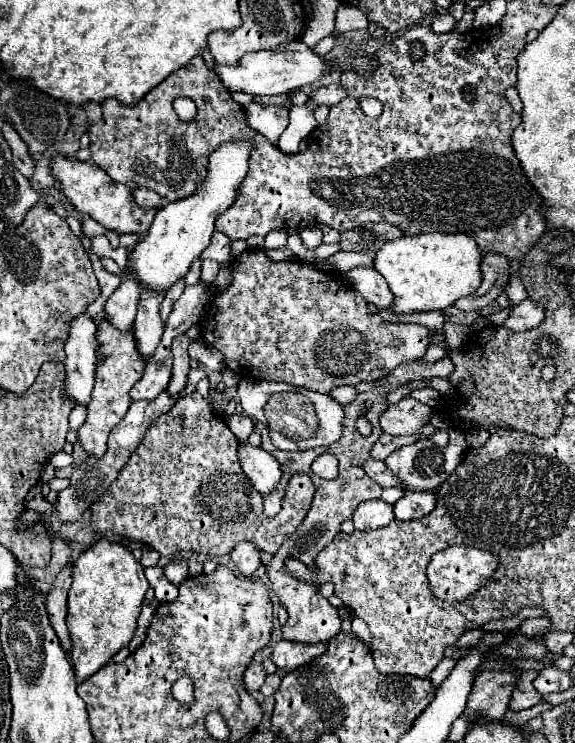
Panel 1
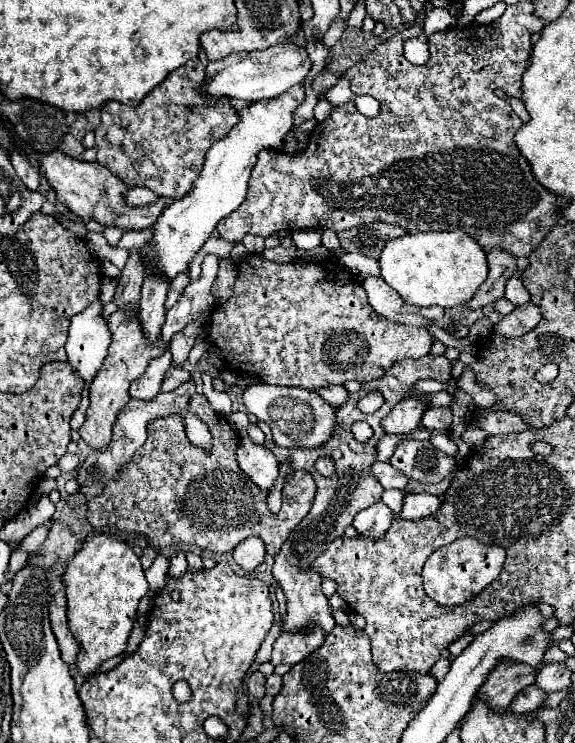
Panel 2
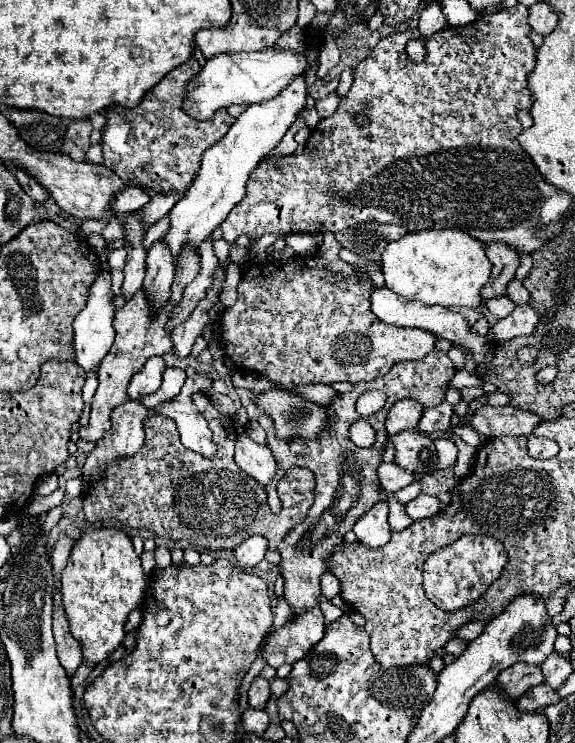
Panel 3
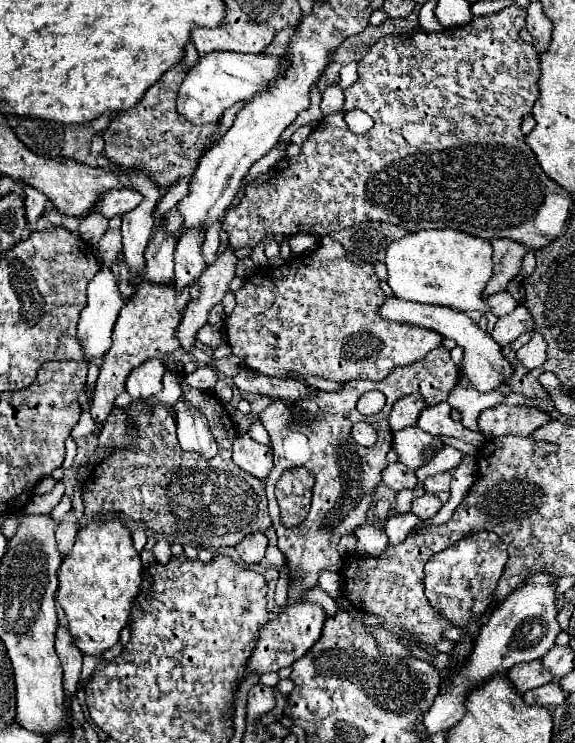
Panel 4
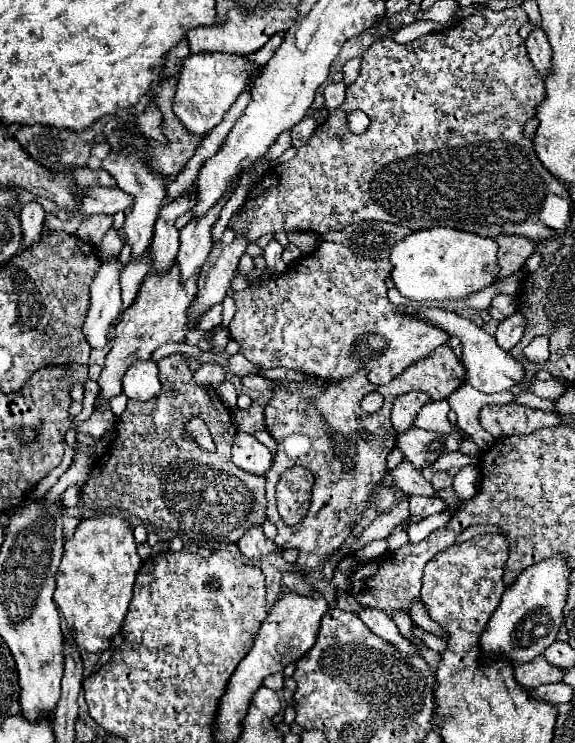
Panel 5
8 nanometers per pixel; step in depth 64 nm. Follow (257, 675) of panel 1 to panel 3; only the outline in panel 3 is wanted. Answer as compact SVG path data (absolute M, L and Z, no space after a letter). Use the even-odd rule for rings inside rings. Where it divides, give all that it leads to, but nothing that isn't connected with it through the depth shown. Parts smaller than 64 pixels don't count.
M260 676L260 678L254 680L254 684L252 684L250 692L248 692L248 702L250 702L252 708L262 710L266 706L268 698L270 698L270 682Z

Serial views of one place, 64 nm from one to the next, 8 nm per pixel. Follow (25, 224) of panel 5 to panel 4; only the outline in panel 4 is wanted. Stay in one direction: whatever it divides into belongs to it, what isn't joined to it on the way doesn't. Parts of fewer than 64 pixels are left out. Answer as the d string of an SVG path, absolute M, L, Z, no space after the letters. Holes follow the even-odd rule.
M18 184L26 190L26 200L24 200L24 208L26 208L26 220L28 220L28 230L34 232L38 218L44 214L46 210L46 196L42 192L34 192L34 188L28 188L26 184Z

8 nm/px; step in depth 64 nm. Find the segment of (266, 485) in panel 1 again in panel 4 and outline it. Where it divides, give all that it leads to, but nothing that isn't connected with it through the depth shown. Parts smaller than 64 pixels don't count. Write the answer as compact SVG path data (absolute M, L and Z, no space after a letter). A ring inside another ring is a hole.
M242 432L234 438L232 460L248 474L258 476L260 480L266 480L268 472L272 470L272 448L254 442L250 434Z

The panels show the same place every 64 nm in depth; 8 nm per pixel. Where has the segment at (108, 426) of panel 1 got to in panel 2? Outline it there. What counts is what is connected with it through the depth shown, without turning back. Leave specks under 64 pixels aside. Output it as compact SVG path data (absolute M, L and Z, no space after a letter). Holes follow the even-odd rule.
M116 310L108 318L108 324L110 324L110 330L112 330L112 344L108 348L108 356L106 356L100 372L96 374L96 378L92 382L86 422L78 430L82 440L96 450L108 446L108 440L112 438L112 426L116 422L116 414L130 400L130 396L128 396L130 384L134 380L138 380L138 376L144 372L144 368L148 366L150 360L154 360L156 356L162 356L162 352L166 350L166 342L162 340L162 336L154 342L150 342L144 336L140 320L138 320L138 310L132 310L132 312Z

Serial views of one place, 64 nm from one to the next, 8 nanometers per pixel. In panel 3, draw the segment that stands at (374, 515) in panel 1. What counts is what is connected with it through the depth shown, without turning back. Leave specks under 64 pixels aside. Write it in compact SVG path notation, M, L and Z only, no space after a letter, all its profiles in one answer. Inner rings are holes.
M385 501L374 505L354 526L354 534L358 536L358 542L366 548L382 548L390 540L388 530L389 506Z

